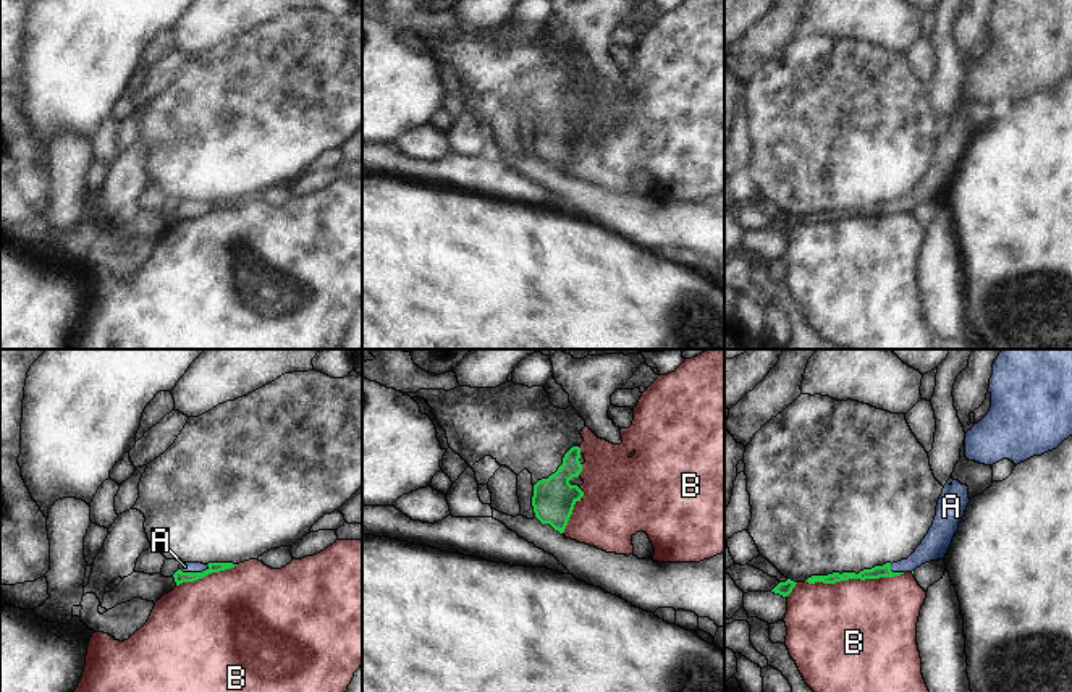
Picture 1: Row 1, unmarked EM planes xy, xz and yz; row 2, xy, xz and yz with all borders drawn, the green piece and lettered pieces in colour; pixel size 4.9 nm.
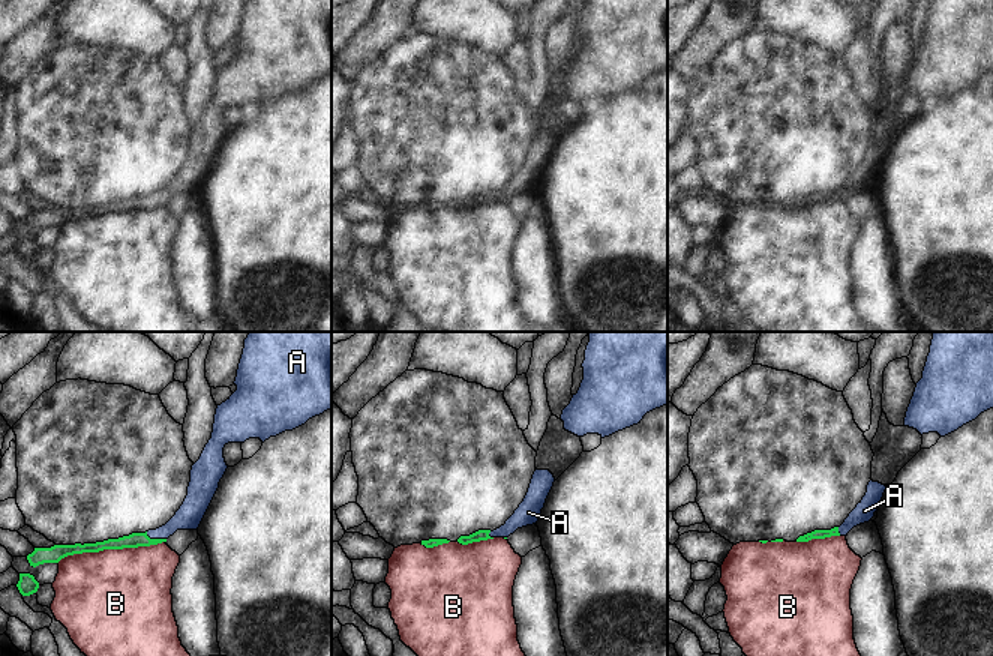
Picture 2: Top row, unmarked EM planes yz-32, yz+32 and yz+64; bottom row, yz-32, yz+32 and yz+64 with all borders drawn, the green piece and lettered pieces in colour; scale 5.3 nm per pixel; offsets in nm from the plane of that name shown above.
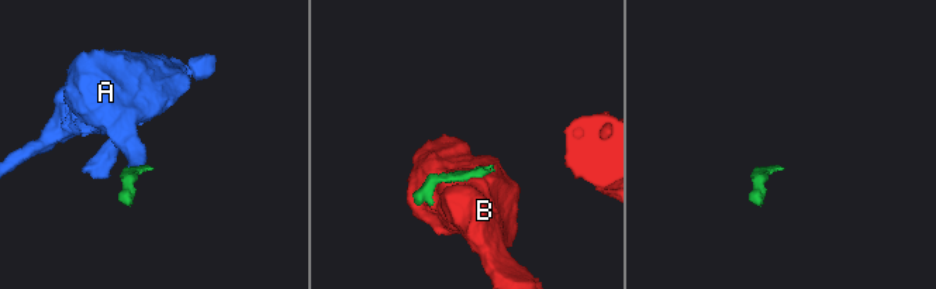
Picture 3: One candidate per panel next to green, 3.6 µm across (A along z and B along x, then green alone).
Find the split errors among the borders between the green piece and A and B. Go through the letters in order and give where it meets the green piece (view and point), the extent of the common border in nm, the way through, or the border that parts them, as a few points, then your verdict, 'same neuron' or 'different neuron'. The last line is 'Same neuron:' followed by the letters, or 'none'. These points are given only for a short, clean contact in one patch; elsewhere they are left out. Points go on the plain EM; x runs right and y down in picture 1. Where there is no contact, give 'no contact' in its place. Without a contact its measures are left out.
A: meets green in xy at (194, 210); contact 150 nm long; runs through xy (180, 214), (194, 210), (185, 204); same neuron
B: meets green in yz at (854, 215); contact 500 nm long; different neuron
Same neuron: A

